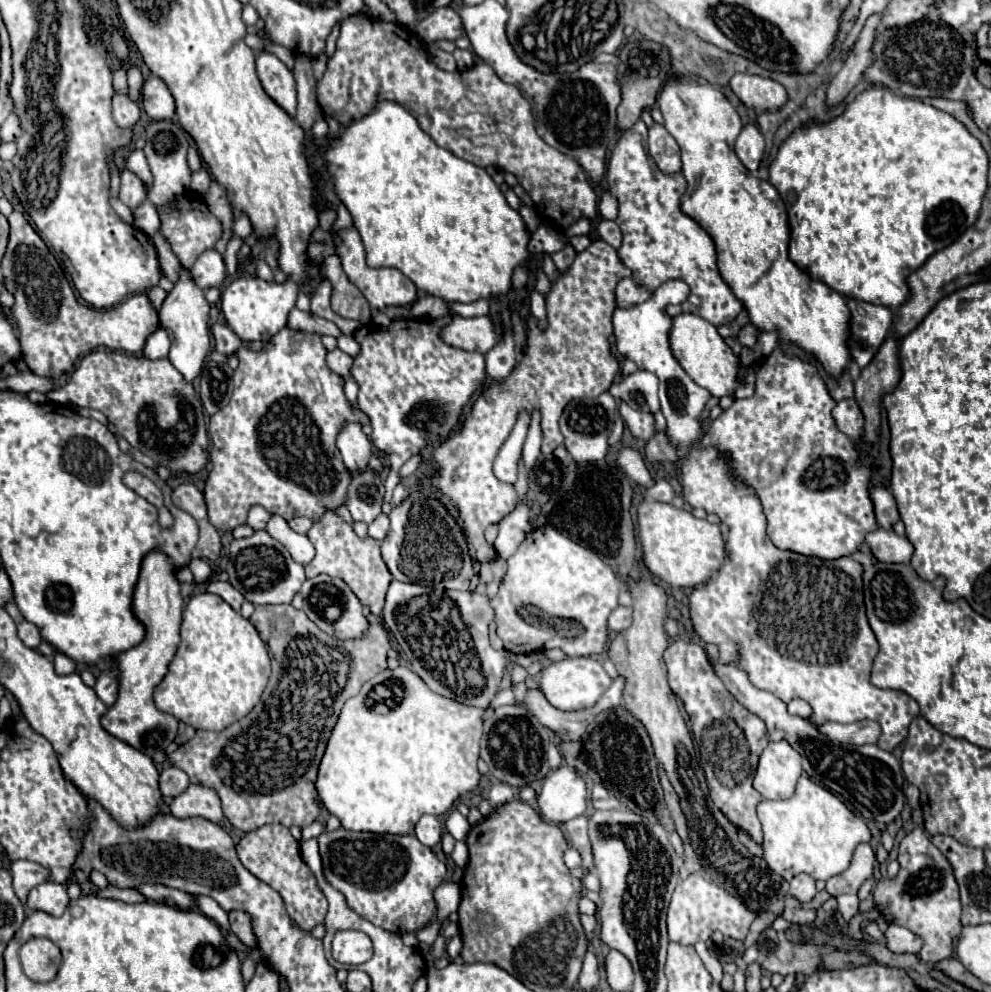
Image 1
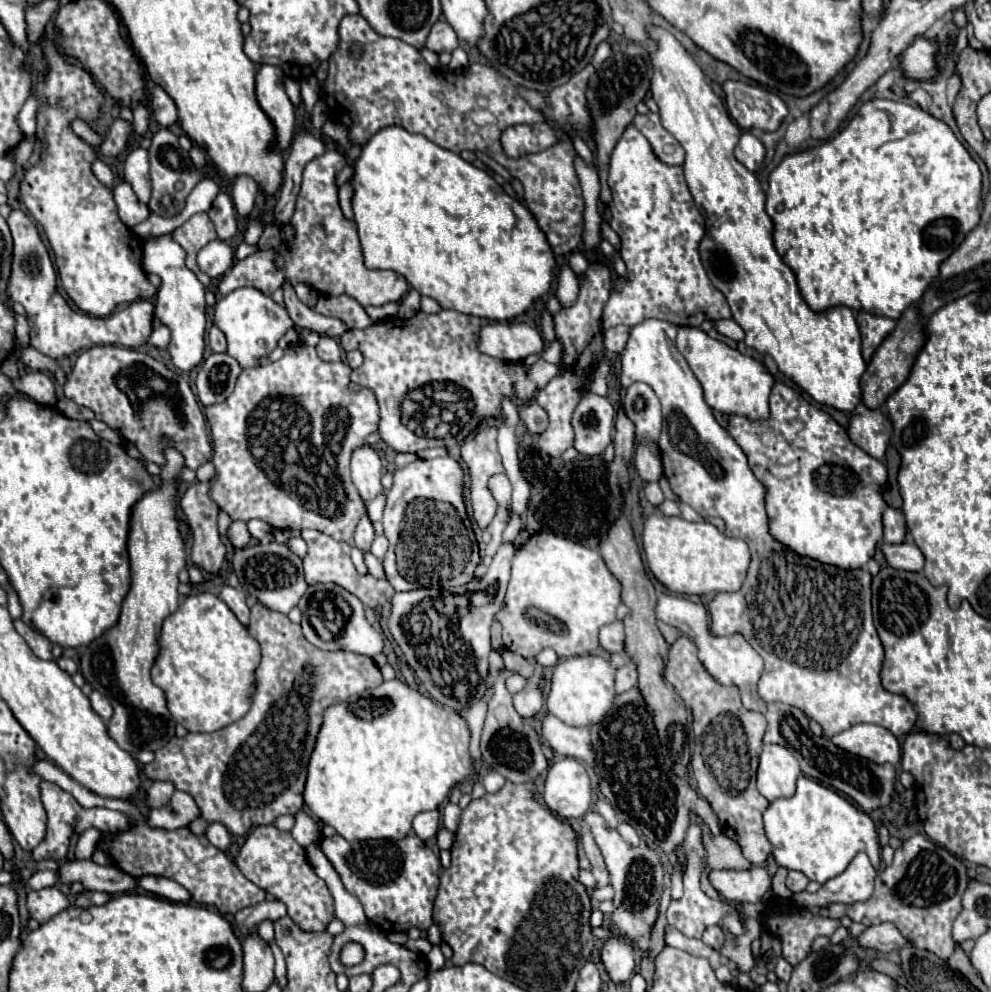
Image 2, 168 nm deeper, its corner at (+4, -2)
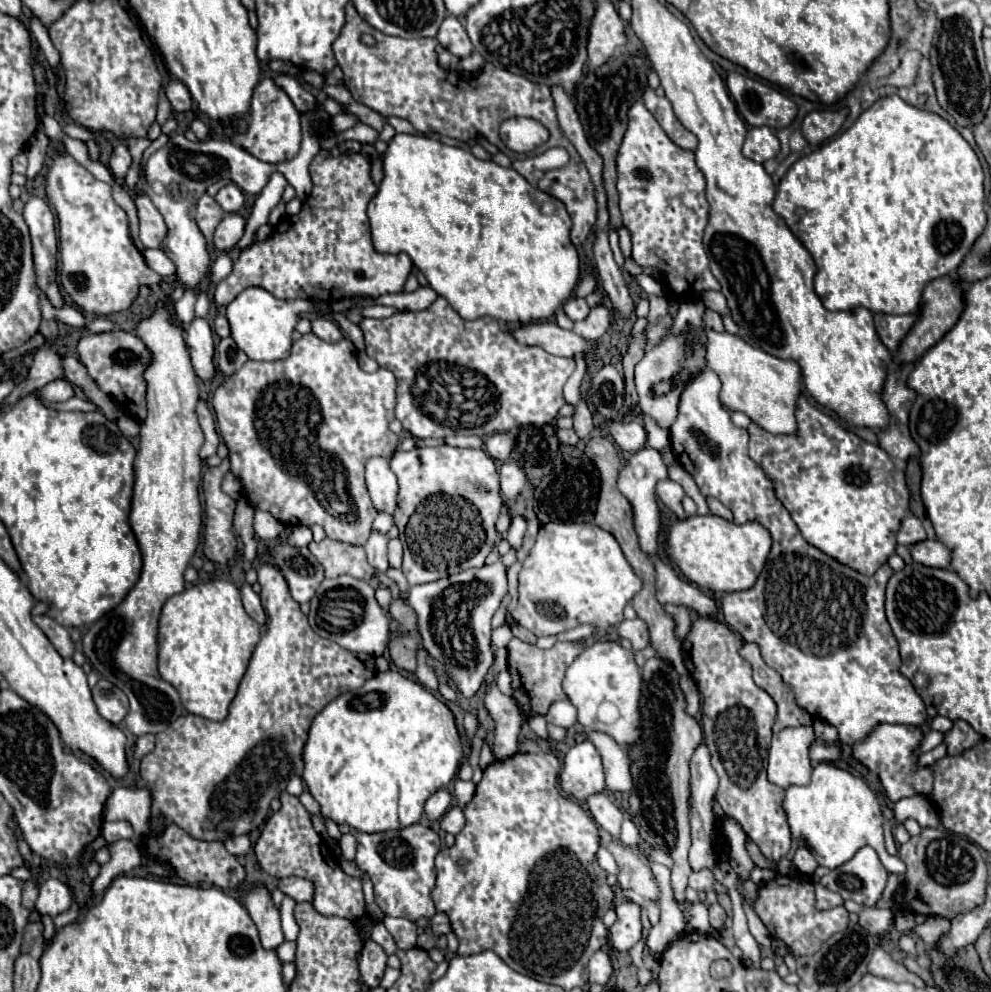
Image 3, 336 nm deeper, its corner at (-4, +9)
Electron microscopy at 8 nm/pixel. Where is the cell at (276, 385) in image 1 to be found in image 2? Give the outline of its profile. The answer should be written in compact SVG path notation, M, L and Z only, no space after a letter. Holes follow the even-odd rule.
M303 342L285 348L283 358L273 364L241 370L227 402L205 408L205 418L211 426L211 462L215 466L209 498L219 510L227 512L231 520L265 520L277 530L313 528L335 540L349 542L353 538L365 504L349 478L349 458L351 450L365 444L365 436L377 430L379 408L371 390L363 388L357 394L347 390L349 374L351 368L347 364L323 362L315 346Z

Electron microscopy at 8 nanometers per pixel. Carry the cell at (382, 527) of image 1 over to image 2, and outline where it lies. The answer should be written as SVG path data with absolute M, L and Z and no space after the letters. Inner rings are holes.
M375 536L373 544L371 544L371 552L373 552L373 556L381 560L381 558L385 556L385 552L387 552L387 546L389 546L389 542L387 542L385 536Z

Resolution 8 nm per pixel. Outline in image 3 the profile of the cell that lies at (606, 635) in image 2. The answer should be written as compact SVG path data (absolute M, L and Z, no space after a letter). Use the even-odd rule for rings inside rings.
M625 619L621 625L619 625L619 637L625 637L631 641L633 649L635 651L641 651L649 645L649 633L647 633L647 625L643 619Z

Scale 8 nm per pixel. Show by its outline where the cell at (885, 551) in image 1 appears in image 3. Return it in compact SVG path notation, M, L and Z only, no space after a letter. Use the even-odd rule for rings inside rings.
M923 541L911 547L911 555L917 563L923 563L925 567L939 567L947 569L951 563L951 551L941 541Z

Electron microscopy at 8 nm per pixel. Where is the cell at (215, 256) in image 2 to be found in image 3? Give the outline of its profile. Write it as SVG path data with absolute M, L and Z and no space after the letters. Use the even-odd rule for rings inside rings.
M225 213L215 231L215 247L221 251L231 251L233 245L243 237L245 219L239 213Z

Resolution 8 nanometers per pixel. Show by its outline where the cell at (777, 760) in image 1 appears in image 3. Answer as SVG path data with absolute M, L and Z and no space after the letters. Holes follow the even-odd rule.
M813 727L783 729L773 735L769 747L767 775L769 781L787 789L791 785L807 785L811 781L811 759L809 747L815 741Z

